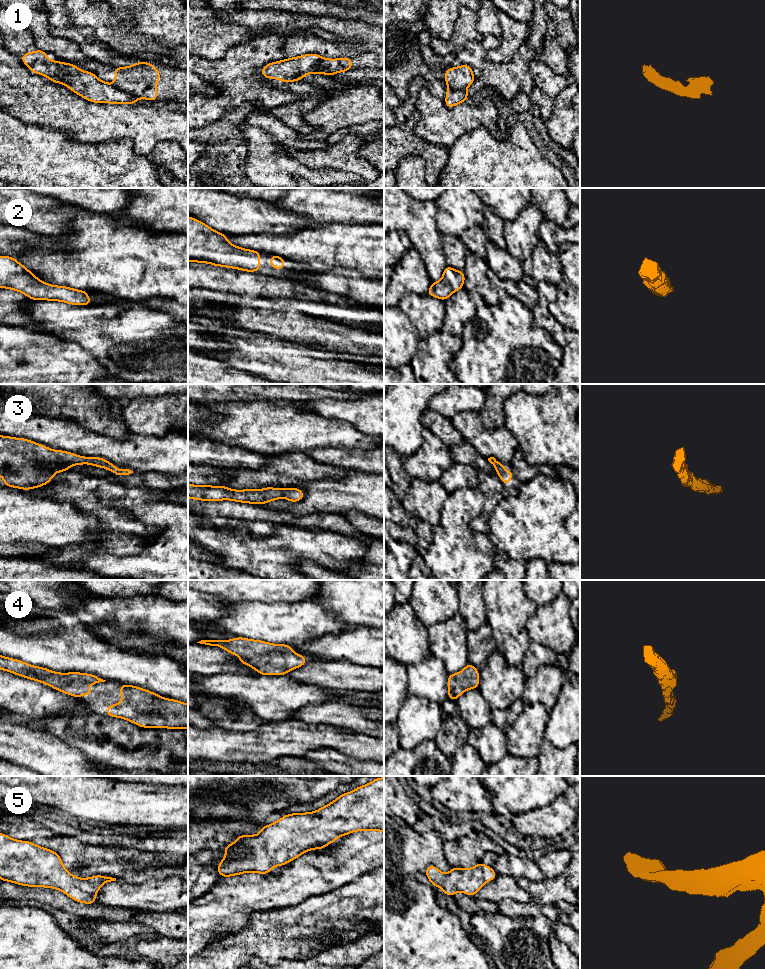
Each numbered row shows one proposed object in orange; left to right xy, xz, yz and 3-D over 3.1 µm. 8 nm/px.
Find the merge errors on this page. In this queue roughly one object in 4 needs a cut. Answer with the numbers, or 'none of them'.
1

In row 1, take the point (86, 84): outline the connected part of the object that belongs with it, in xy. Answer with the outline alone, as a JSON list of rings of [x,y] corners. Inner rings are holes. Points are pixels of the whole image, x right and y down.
[[[43,50],[27,52],[20,59],[32,73],[43,75],[54,83],[64,84],[88,101],[130,105],[137,103],[136,97],[99,80],[93,72],[81,71],[78,66],[71,63],[50,61]]]

